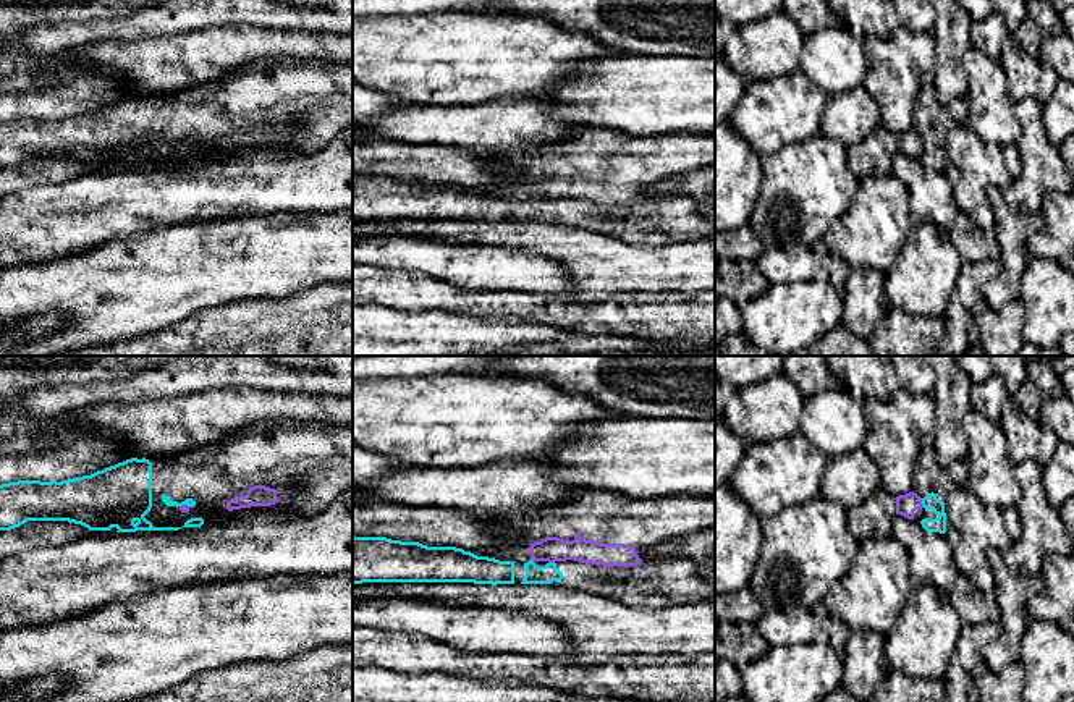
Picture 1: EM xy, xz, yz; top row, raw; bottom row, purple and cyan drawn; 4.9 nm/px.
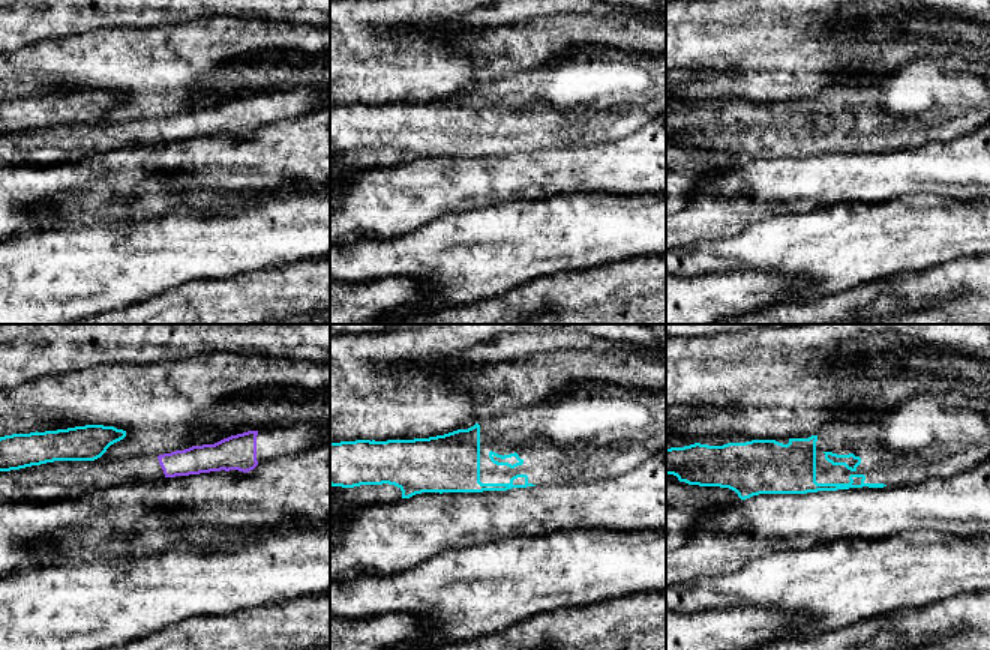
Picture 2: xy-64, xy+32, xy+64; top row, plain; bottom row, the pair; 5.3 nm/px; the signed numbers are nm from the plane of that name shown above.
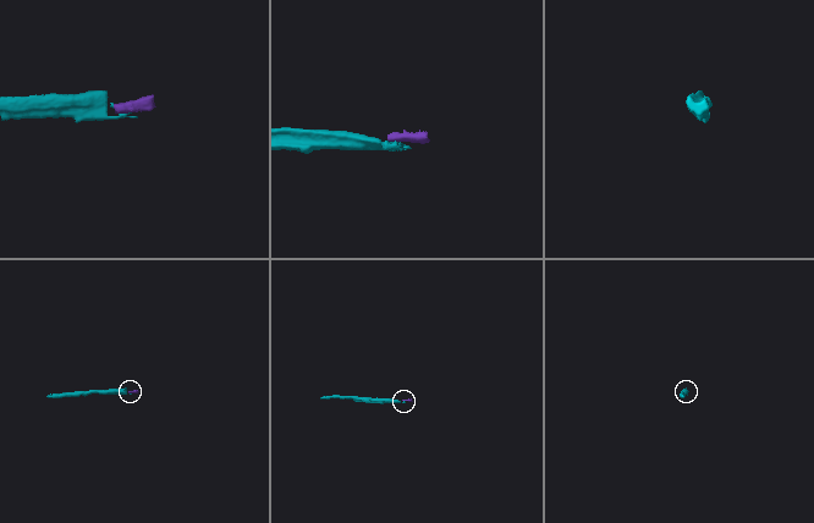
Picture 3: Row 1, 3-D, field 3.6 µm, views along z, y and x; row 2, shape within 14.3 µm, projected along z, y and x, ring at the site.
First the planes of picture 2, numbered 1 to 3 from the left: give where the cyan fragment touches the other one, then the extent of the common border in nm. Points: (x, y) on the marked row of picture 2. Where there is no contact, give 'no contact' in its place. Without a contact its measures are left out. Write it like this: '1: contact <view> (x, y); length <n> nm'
1: no contact
2: no contact
3: no contact

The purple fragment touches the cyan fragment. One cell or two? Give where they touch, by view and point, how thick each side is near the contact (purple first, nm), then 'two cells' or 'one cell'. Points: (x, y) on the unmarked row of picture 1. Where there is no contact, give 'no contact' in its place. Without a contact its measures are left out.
contact yz (921, 141); calibres 100 and 80 nm; two cells

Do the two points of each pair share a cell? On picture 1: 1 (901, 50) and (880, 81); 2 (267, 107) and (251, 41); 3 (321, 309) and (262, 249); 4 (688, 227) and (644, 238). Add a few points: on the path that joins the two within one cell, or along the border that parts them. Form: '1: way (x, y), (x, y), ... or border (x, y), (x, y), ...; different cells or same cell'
1: way (895, 59), (885, 68), (885, 73); same cell
2: border (269, 59), (259, 59), (220, 76); different cells
3: border (335, 282), (325, 282), (283, 296), (264, 298); different cells
4: way (676, 227), (655, 227); same cell

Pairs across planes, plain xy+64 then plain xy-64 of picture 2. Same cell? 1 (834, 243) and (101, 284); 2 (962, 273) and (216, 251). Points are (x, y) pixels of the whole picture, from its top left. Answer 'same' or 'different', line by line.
1: same
2: different

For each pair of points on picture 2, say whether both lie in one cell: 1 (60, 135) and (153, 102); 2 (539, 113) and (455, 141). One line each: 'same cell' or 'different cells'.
1: different cells
2: same cell

